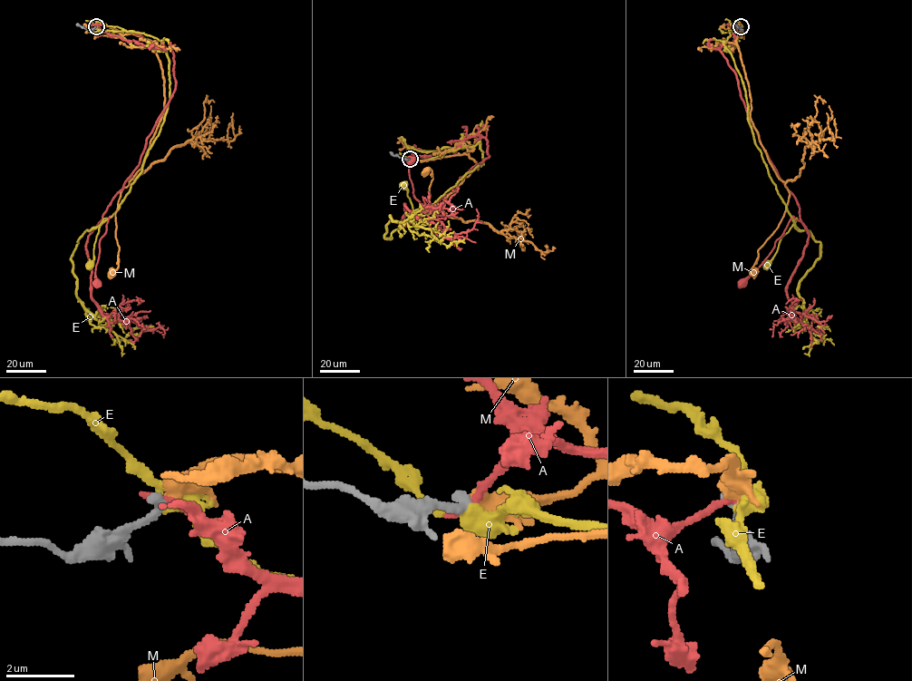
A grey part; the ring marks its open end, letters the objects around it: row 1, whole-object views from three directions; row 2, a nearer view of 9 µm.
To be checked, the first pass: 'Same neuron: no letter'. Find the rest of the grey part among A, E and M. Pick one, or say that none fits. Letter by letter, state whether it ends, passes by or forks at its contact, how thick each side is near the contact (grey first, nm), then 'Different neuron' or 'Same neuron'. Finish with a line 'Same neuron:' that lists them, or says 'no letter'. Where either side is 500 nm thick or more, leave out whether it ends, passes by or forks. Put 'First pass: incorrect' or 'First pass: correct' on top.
First pass: incorrect
A: It ends there. Thickness 320 nm (grey) against 220 nm. Different neuron
E: It passes by. Thickness 320 nm (grey) against 420 nm. Different neuron
M: Thickness 320 nm (grey) against 500 nm. Same neuron
Same neuron: M

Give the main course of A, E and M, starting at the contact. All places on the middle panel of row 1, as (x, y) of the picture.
A: (409, 159), (451, 150), (476, 135), (487, 140), (489, 156), (416, 218), (424, 210), (413, 193), (411, 160)
E: (409, 159), (427, 160), (449, 150), (479, 143), (483, 164), (468, 172), (433, 204), (415, 211), (402, 184)
M: (410, 159), (464, 154), (478, 167), (464, 178), (443, 203), (434, 207), (429, 202), (431, 171), (425, 170)

